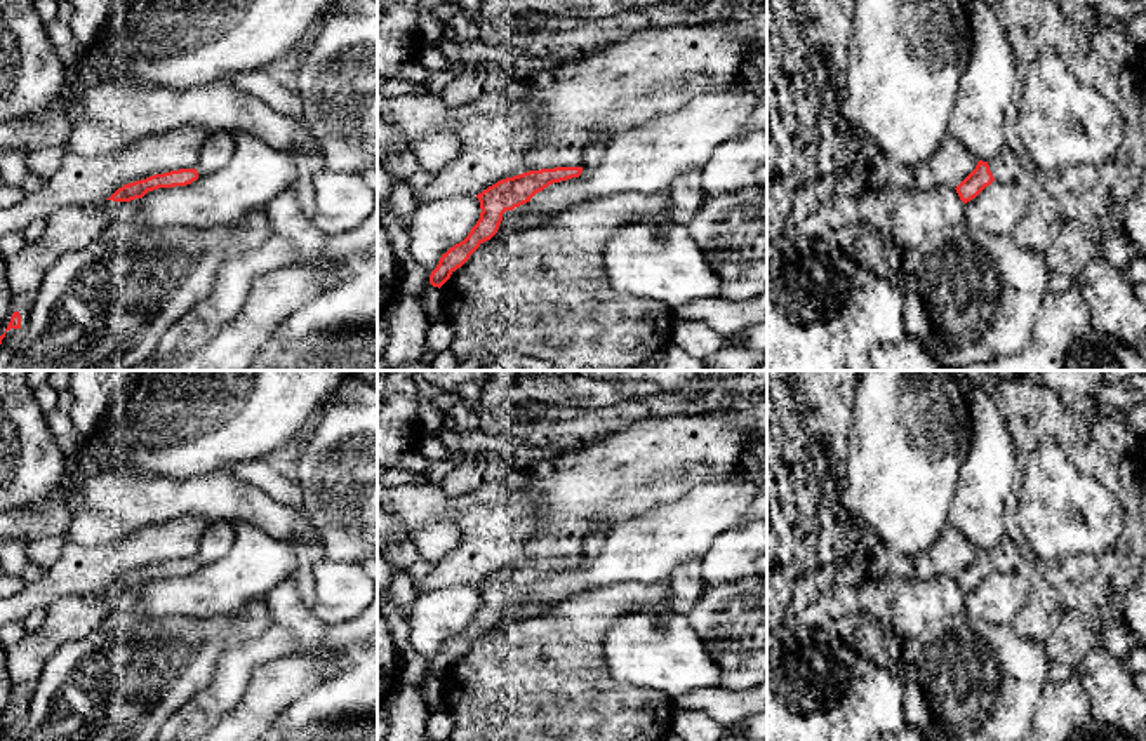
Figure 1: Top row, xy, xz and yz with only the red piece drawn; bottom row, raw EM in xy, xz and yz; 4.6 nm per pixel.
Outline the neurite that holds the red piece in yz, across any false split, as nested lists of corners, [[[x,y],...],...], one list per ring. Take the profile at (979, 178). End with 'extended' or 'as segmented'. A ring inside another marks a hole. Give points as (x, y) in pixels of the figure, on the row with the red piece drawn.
[[[1005,146],[989,162],[979,160],[976,169],[955,188],[963,204],[976,198],[993,181],[1012,183],[1019,169],[1017,157]]]; extended

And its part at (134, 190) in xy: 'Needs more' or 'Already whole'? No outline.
Already whole

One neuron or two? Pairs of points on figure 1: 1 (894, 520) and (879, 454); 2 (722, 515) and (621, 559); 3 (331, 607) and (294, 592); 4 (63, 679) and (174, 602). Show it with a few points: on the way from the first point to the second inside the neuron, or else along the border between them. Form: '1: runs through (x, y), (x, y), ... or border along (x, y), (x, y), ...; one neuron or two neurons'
1: runs through (894, 505), (894, 470); one neuron
2: runs through (698, 517), (686, 529), (646, 548); one neuron
3: border along (313, 559), (312, 611), (327, 625); two neurons
4: border along (141, 611), (152, 616), (195, 618); two neurons

